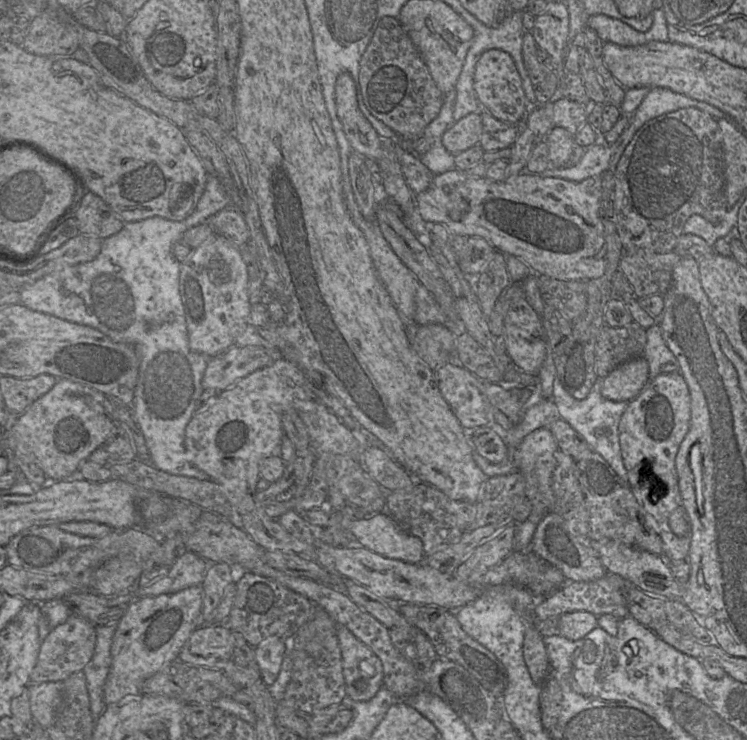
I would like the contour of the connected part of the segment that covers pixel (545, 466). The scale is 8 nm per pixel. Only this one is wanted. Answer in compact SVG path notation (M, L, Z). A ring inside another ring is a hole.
M549 428L535 430L525 436L514 452L508 452L506 459L498 464L493 464L482 457L473 447L471 441L473 459L479 469L487 478L510 474L514 471L521 473L525 480L525 495L530 501L532 510L526 521L516 524L513 551L523 552L530 550L531 542L536 528L547 512L551 512L554 506L552 490L552 475L556 467L555 452L558 450L556 440Z

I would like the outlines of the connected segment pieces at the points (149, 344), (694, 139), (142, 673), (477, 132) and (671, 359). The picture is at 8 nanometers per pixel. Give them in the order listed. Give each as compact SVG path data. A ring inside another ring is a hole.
M208 176L205 190L191 215L182 221L160 216L125 223L116 234L103 239L99 255L90 262L56 267L34 283L20 288L20 304L69 322L90 326L115 342L132 345L139 356L138 380L131 408L149 451L150 463L169 474L211 480L189 459L184 448L185 428L195 413L195 403L203 392L202 378L209 358L189 347L184 307L179 292L180 263L173 257L172 247L190 228L204 223L219 211L233 206L220 180Z
M695 107L682 108L647 121L637 130L629 144L626 146L617 163L614 176L614 215L610 220L616 225L617 234L623 246L623 254L626 250L636 250L639 248L648 249L658 254L674 252L678 239L683 234L684 224L690 216L700 215L711 224L717 225L724 219L729 210L725 194L722 132L716 119Z
M195 585L172 594L139 597L129 605L115 626L111 666L104 686L105 705L141 694L145 679L178 659L182 646L202 624L202 604L202 585Z
M479 112L471 113L455 122L442 136L442 143L454 156L479 145L482 136L482 118Z
M655 324L645 331L647 342L642 357L647 360L649 365L649 380L653 380L661 374L662 365L672 363L679 367L679 363L667 347L659 325Z

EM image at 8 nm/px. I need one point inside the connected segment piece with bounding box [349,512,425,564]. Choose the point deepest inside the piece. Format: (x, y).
(381, 534)

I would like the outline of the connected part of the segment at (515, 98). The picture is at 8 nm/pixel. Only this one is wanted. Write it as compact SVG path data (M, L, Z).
M500 49L485 51L474 73L474 90L480 105L496 119L508 124L522 124L528 112L522 80L512 57Z

